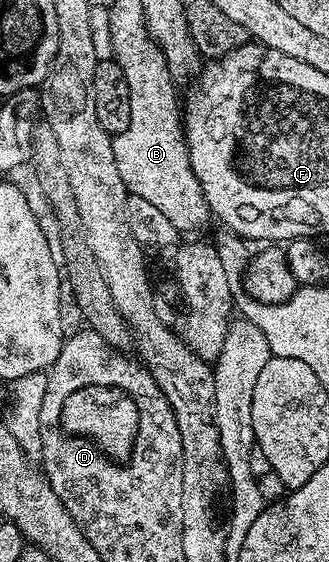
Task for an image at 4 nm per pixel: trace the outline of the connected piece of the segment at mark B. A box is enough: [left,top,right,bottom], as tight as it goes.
[111,36,212,234]

